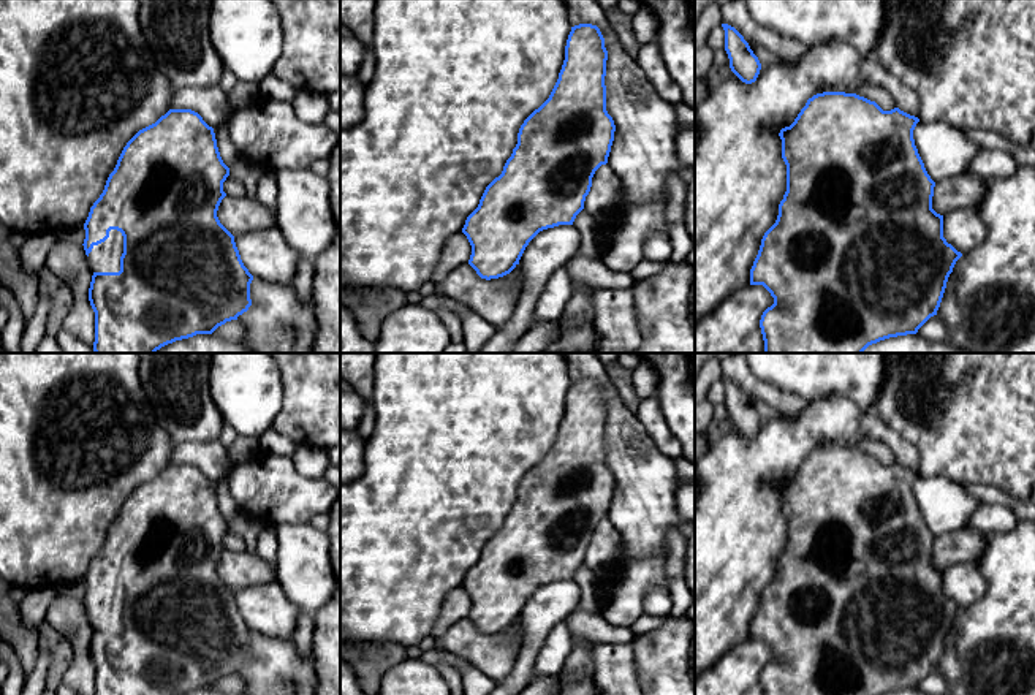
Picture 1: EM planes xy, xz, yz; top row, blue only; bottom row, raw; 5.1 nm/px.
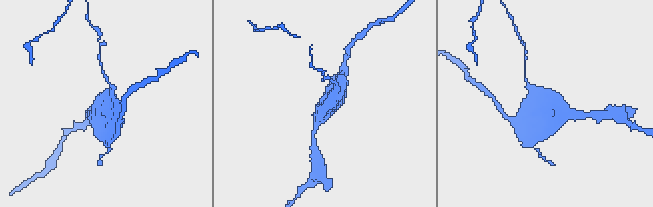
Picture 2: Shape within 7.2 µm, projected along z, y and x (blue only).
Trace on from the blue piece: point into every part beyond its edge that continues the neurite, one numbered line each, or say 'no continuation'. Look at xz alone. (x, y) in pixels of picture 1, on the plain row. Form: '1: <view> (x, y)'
1: xz (549, 603)

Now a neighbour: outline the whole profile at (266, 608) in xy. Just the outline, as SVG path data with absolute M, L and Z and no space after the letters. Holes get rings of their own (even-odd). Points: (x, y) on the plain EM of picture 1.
M279 581L244 587L236 591L234 597L244 621L255 633L293 640L301 610Z

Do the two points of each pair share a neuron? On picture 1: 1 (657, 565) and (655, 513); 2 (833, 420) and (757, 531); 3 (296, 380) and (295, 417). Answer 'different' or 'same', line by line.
1: different
2: same
3: same

